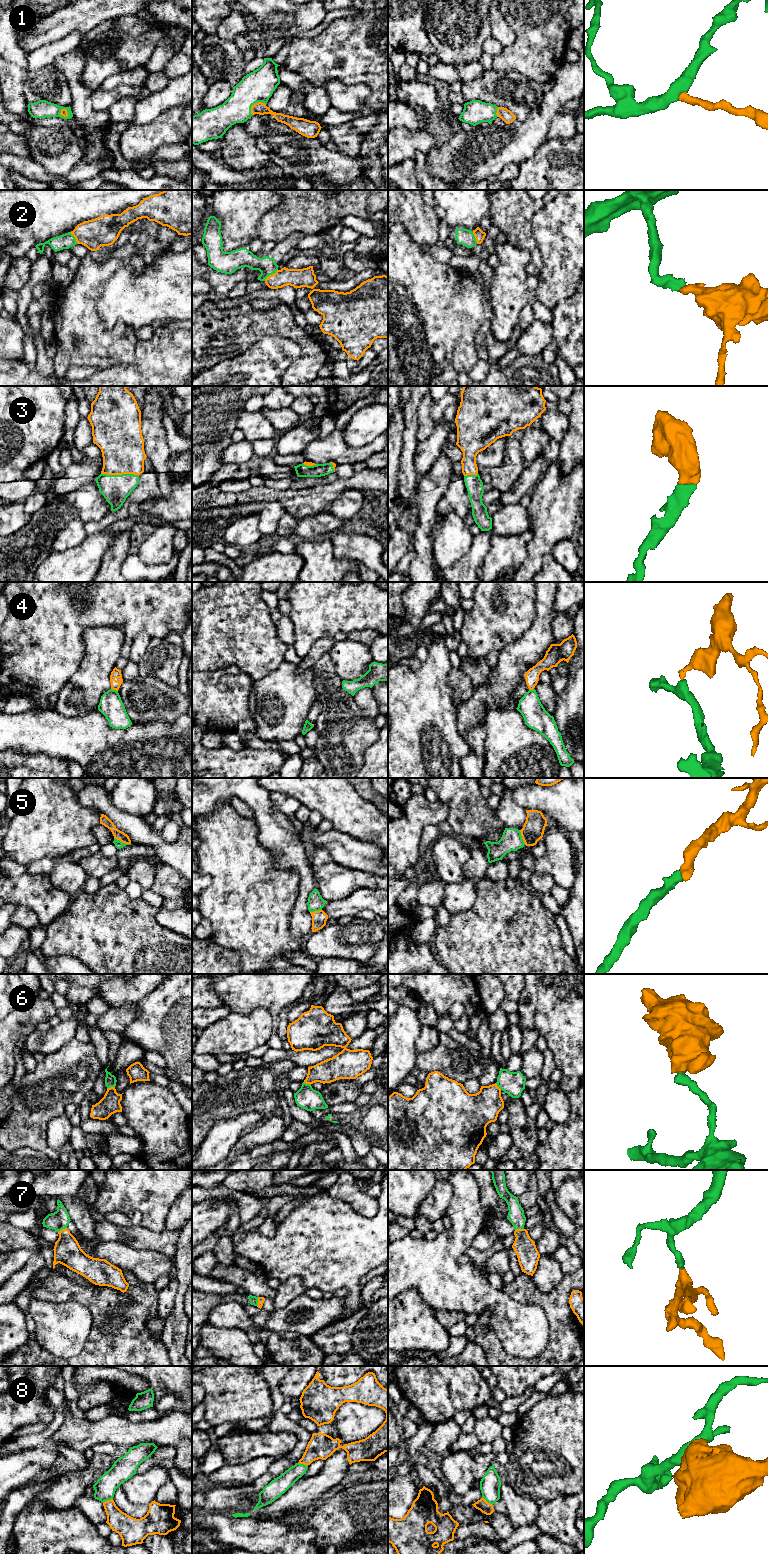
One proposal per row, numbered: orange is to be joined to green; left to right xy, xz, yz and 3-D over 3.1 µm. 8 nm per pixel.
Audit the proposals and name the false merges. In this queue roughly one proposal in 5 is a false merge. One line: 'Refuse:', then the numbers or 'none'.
Refuse: 4, 6, 8

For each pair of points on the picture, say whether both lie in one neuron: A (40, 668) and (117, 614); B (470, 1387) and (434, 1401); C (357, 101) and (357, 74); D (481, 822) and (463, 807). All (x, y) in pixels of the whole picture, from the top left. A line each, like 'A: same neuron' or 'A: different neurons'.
A: same neuron
B: same neuron
C: different neurons
D: same neuron

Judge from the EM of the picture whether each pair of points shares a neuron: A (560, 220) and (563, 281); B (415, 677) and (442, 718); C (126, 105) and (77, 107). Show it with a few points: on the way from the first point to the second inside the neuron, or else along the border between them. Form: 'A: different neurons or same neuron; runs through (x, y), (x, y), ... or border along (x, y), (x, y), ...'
A: same neuron; runs through (562, 235), (563, 266)
B: same neuron; runs through (415, 687), (415, 691), (432, 708)
C: different neurons; border along (107, 110), (111, 120)

